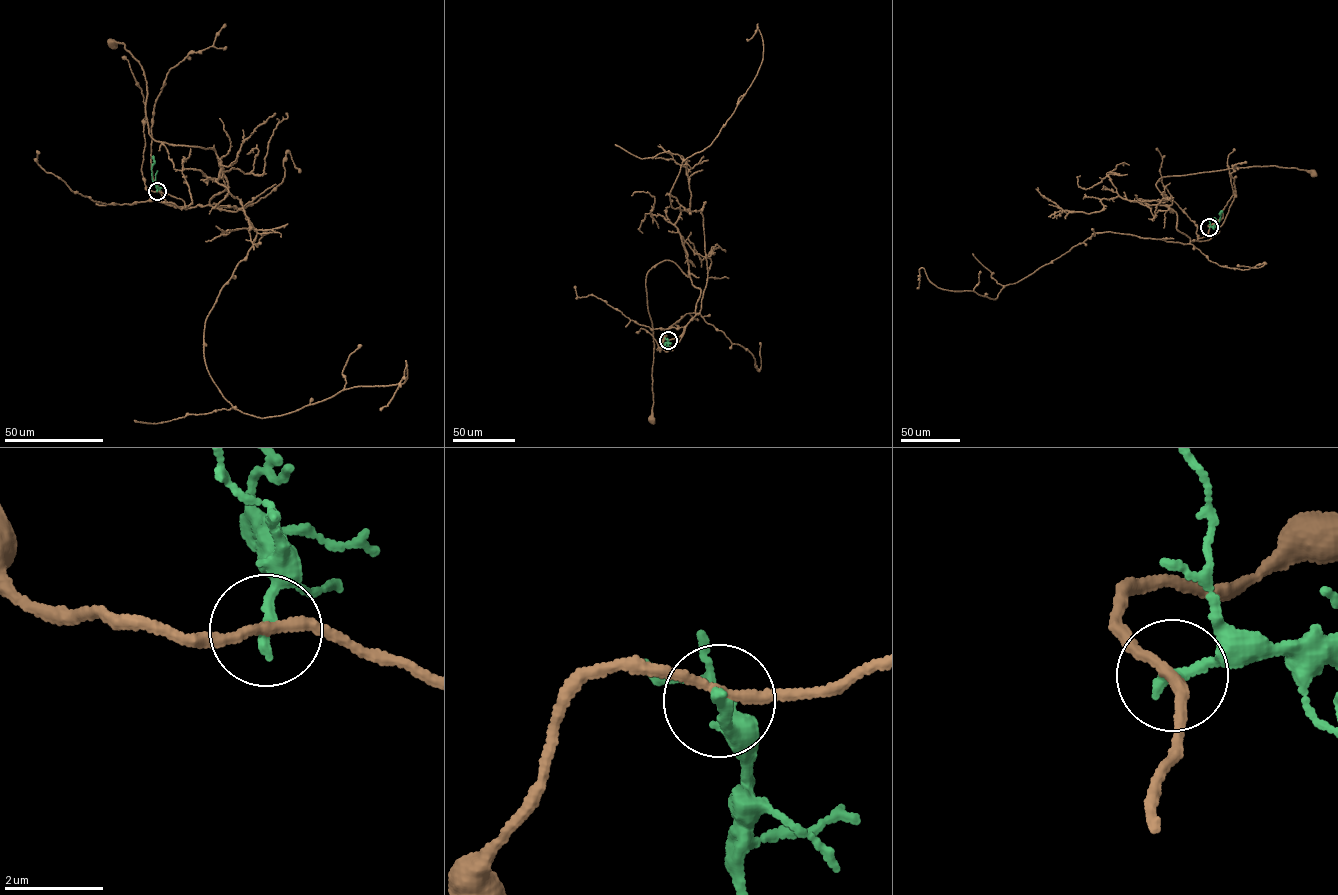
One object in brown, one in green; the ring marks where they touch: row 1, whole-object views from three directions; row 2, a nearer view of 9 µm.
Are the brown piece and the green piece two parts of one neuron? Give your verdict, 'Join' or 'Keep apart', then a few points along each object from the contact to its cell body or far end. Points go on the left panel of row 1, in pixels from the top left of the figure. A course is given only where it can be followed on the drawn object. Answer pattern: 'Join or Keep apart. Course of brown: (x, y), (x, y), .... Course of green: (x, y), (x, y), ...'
Keep apart. Course of brown: (156, 191), (204, 206), (227, 180), (214, 150), (151, 137), (144, 71), (123, 42), (111, 43). Course of green: (156, 191), (152, 177), (153, 155)

